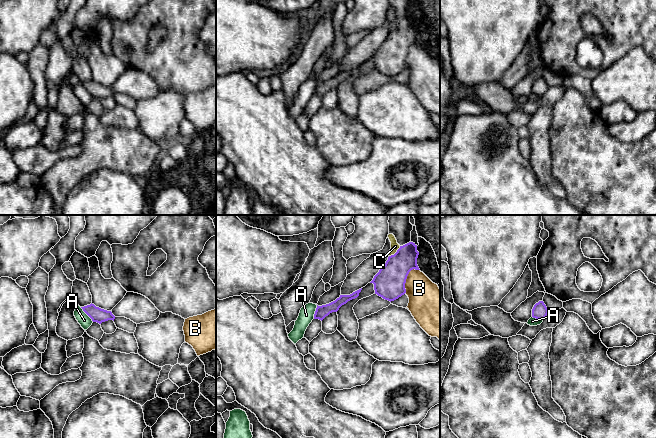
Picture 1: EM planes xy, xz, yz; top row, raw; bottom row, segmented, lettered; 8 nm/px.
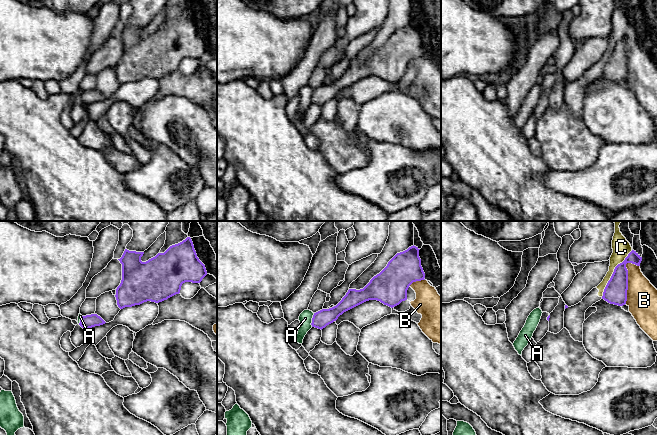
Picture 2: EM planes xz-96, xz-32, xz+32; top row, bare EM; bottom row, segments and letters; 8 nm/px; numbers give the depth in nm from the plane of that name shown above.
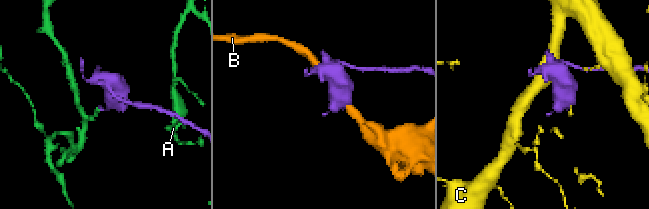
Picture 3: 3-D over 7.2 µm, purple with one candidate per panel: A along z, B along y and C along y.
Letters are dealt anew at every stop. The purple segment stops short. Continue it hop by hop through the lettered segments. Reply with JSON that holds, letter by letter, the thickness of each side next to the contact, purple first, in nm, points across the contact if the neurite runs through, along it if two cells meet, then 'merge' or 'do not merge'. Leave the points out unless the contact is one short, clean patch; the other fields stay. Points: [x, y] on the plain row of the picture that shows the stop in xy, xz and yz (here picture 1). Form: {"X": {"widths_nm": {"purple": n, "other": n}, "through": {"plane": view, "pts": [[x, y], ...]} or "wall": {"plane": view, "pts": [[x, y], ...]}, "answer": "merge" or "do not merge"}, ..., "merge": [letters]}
{"A": {"widths_nm": {"purple": 120, "other": 100}, "answer": "do not merge"}, "B": {"widths_nm": {"purple": 260, "other": 280}, "answer": "do not merge"}, "C": {"widths_nm": {"purple": 240, "other": 70}, "answer": "do not merge"}, "merge": []}

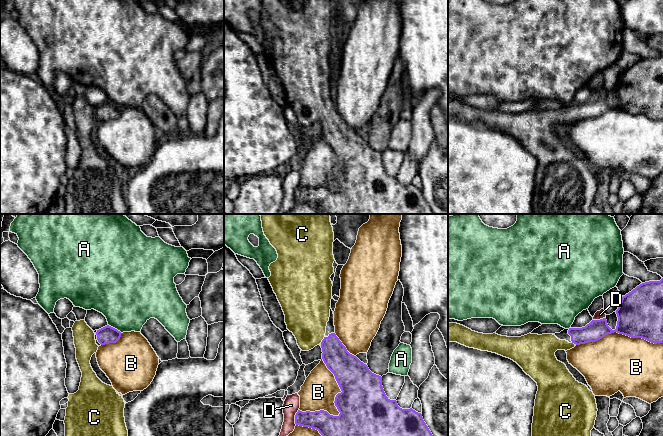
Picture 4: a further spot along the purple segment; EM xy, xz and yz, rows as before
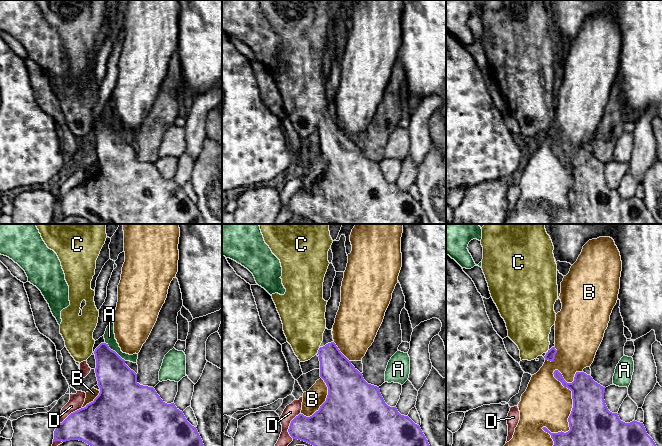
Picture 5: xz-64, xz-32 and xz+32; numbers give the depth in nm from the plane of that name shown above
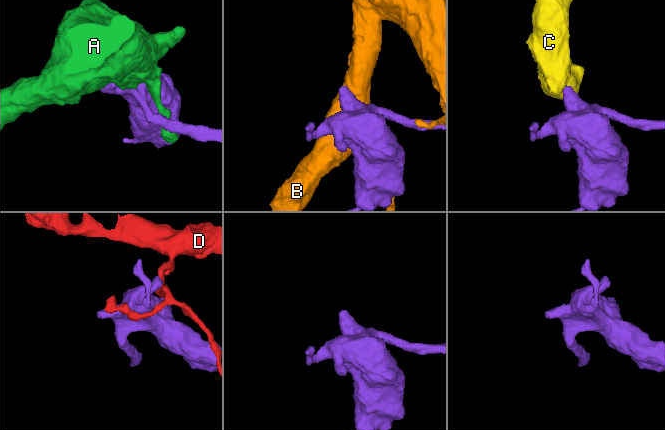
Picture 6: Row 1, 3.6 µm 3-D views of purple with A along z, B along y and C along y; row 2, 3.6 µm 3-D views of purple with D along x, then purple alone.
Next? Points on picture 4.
{"A": {"widths_nm": {"purple": 140, "other": 440}, "answer": "do not merge"}, "B": {"widths_nm": {"purple": 400, "other": 280}, "answer": "do not merge"}, "C": {"widths_nm": {"purple": 220, "other": 360}, "through": {"plane": "xz", "pts": [[339, 137], [333, 125], [323, 115], [308, 100], [306, 89]]}, "answer": "merge"}, "D": {"widths_nm": {"purple": 160, "other": 130}, "answer": "do not merge"}, "merge": ["C"]}

